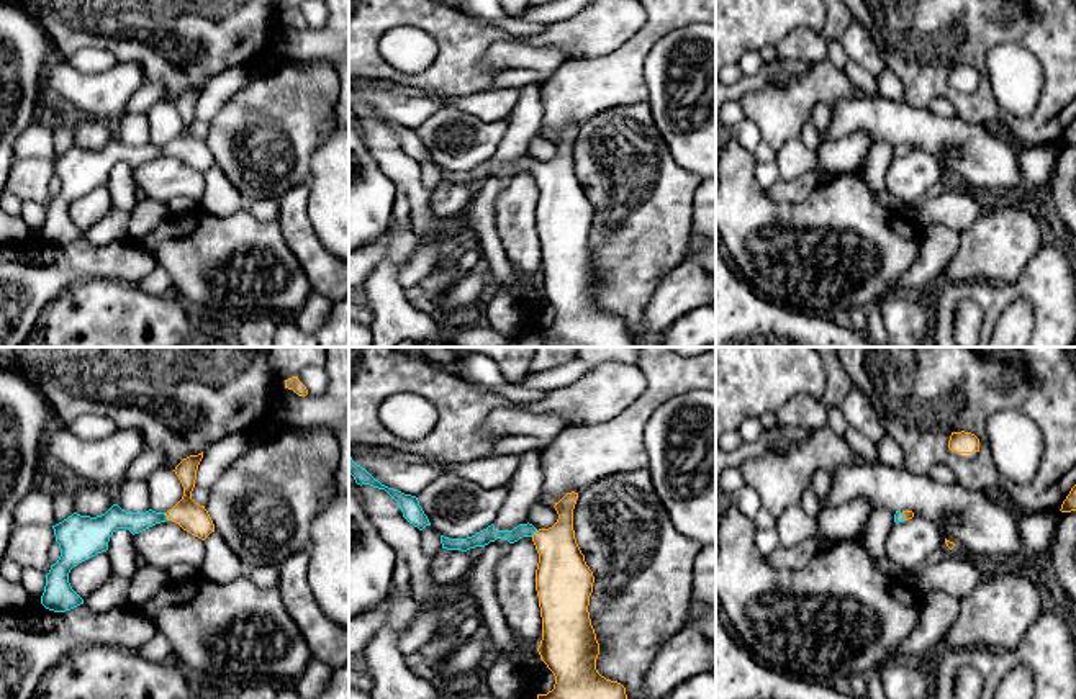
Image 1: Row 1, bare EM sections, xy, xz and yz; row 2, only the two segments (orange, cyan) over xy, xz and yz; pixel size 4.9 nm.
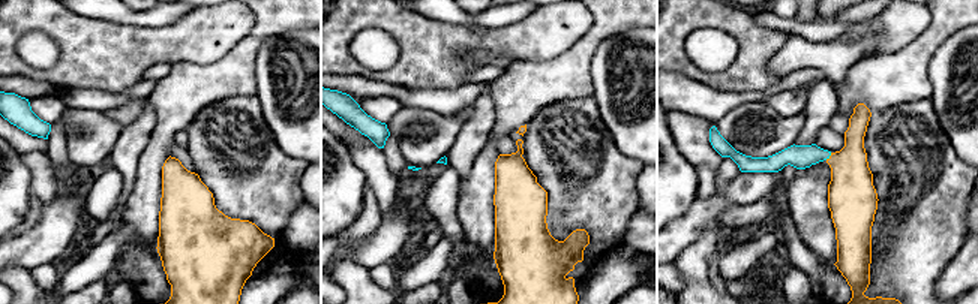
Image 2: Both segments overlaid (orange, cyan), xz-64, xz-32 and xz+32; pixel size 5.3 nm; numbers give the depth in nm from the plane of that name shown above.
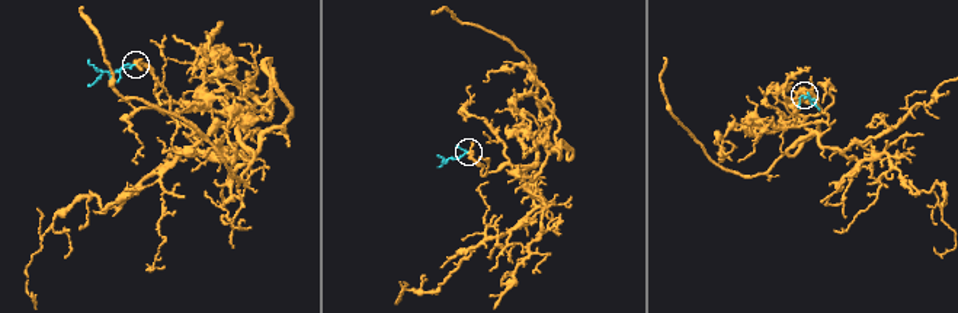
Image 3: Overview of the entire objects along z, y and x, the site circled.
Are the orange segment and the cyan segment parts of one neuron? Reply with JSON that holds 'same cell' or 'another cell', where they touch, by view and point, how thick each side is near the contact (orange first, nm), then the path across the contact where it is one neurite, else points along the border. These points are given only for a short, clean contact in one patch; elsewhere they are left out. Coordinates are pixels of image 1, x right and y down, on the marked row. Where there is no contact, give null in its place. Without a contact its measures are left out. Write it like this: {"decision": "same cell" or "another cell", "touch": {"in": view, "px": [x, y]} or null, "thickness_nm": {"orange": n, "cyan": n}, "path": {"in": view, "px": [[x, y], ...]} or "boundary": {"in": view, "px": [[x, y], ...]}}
{"decision": "same cell", "touch": {"in": "xy", "px": [166, 514]}, "thickness_nm": {"orange": 150, "cyan": 110}, "path": {"in": "xy", "px": [[190, 516], [166, 514], [148, 519], [115, 518]]}}

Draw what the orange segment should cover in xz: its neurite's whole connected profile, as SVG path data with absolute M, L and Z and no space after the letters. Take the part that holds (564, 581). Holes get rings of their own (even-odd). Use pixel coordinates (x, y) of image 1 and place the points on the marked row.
M567 493L555 511L557 522L549 529L519 524L513 530L495 525L467 539L441 535L442 548L467 552L496 539L509 543L531 537L539 553L536 591L542 617L540 660L555 676L554 689L537 699L627 699L626 688L606 679L596 670L599 643L588 606L595 576L585 561L573 530L573 509L578 493Z

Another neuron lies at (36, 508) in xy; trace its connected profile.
M44 485L31 489L16 506L13 512L15 527L39 524L52 525L54 509L52 509L52 489Z

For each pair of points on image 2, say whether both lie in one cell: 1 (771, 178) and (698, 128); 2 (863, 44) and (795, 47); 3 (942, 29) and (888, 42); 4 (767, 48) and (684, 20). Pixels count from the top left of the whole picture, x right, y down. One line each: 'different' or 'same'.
1: different
2: same
3: different
4: same

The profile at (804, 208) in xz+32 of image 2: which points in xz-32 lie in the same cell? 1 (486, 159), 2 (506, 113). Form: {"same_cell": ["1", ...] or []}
{"same_cell": ["1", "2"]}

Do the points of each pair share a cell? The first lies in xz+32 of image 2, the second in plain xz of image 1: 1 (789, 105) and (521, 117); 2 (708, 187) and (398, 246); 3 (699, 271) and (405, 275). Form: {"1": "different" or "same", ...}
{"1": "different", "2": "same", "3": "different"}

